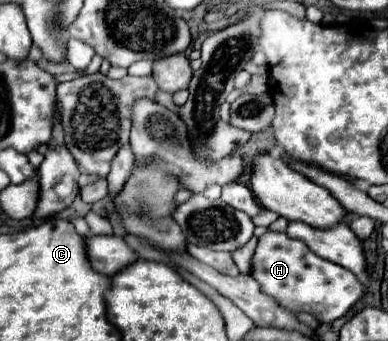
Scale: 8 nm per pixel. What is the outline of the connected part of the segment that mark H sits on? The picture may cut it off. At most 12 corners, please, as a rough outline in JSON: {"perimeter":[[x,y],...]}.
{"perimeter":[[259,237],[251,277],[295,315],[343,317],[365,291],[305,241]]}

